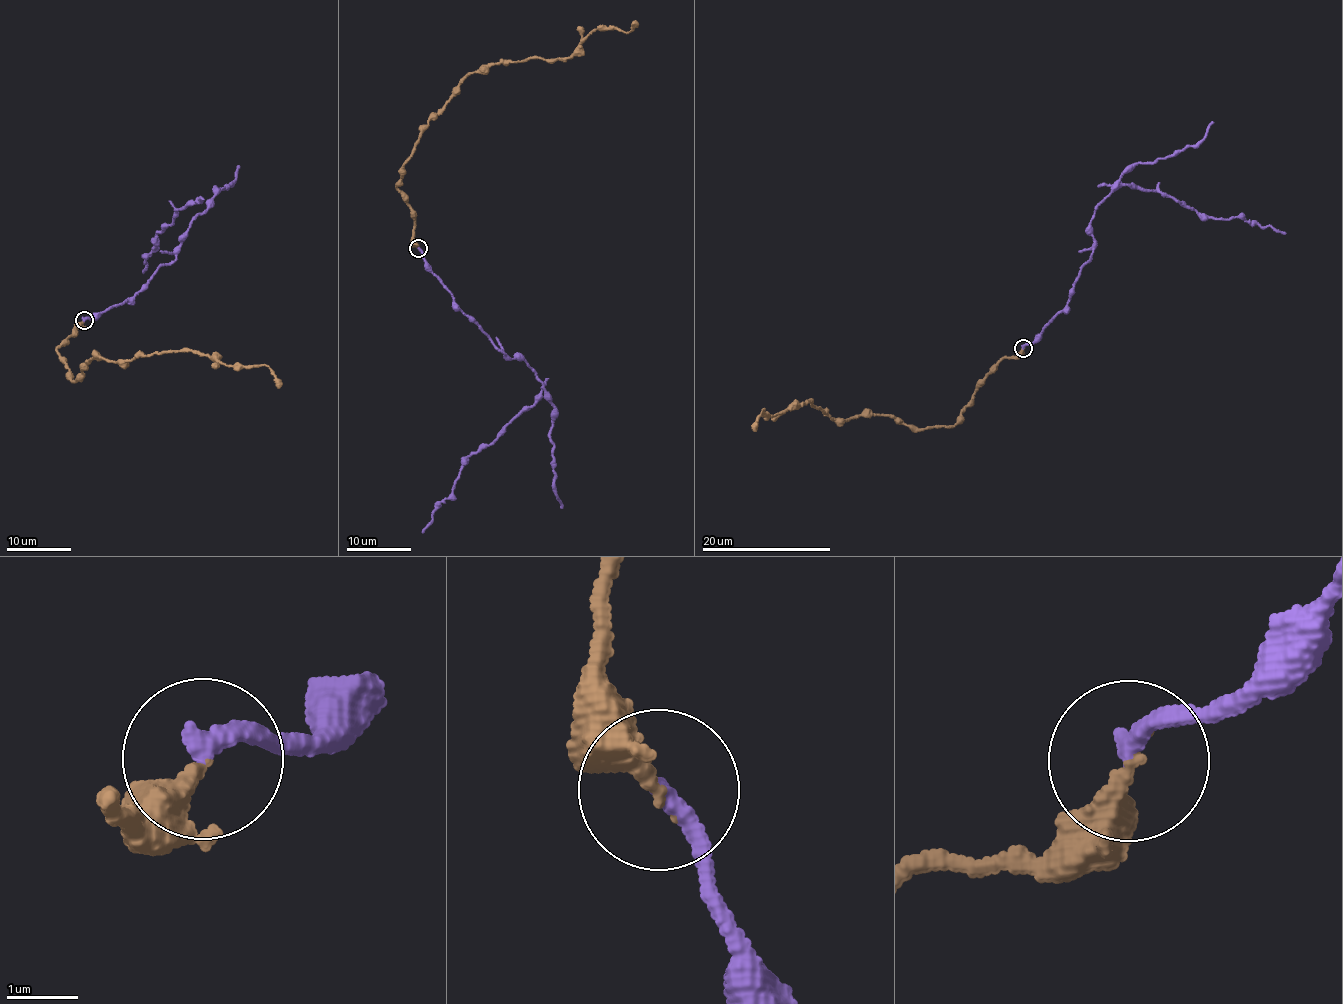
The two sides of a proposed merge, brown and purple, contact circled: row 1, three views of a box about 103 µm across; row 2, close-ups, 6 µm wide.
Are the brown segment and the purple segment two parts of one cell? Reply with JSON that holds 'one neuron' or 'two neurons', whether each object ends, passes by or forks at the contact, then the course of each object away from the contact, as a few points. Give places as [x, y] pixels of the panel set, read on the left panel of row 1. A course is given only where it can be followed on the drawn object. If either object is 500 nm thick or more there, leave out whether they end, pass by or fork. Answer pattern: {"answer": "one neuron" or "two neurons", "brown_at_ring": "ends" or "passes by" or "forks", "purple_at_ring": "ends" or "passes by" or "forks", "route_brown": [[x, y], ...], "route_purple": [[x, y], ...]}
{"answer": "one neuron", "brown_at_ring": "ends", "purple_at_ring": "ends", "route_brown": [[83, 321], [57, 350], [71, 380], [99, 355], [115, 362], [195, 350], [231, 366], [265, 364], [279, 388]], "route_purple": [[83, 321], [127, 301], [176, 259], [205, 203], [176, 209], [143, 273]]}

